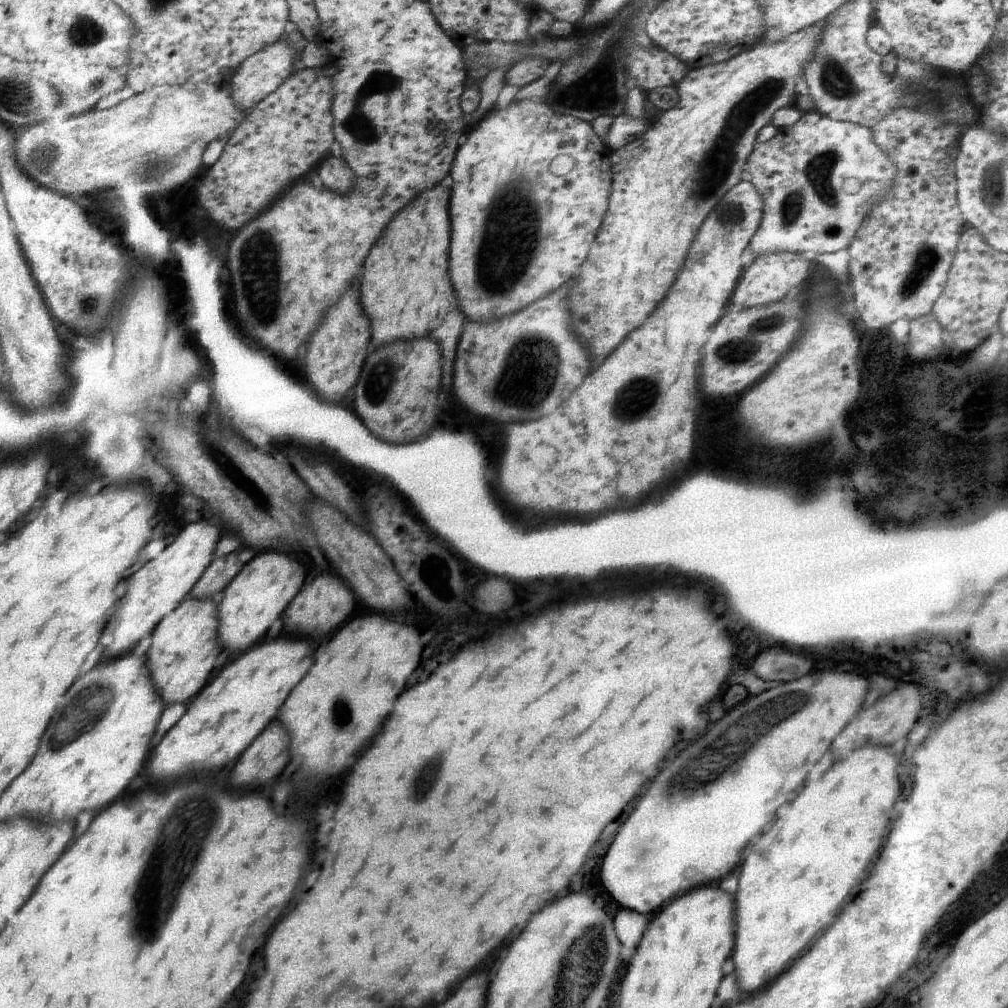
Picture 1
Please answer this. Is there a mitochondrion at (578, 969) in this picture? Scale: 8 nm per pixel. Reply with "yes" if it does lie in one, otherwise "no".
yes

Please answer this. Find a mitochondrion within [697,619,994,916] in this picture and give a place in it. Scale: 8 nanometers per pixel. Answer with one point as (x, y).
(955, 801)

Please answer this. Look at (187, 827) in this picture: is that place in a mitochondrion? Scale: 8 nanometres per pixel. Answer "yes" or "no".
yes

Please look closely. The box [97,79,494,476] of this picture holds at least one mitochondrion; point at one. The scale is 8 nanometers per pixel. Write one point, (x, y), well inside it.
(259, 264)

